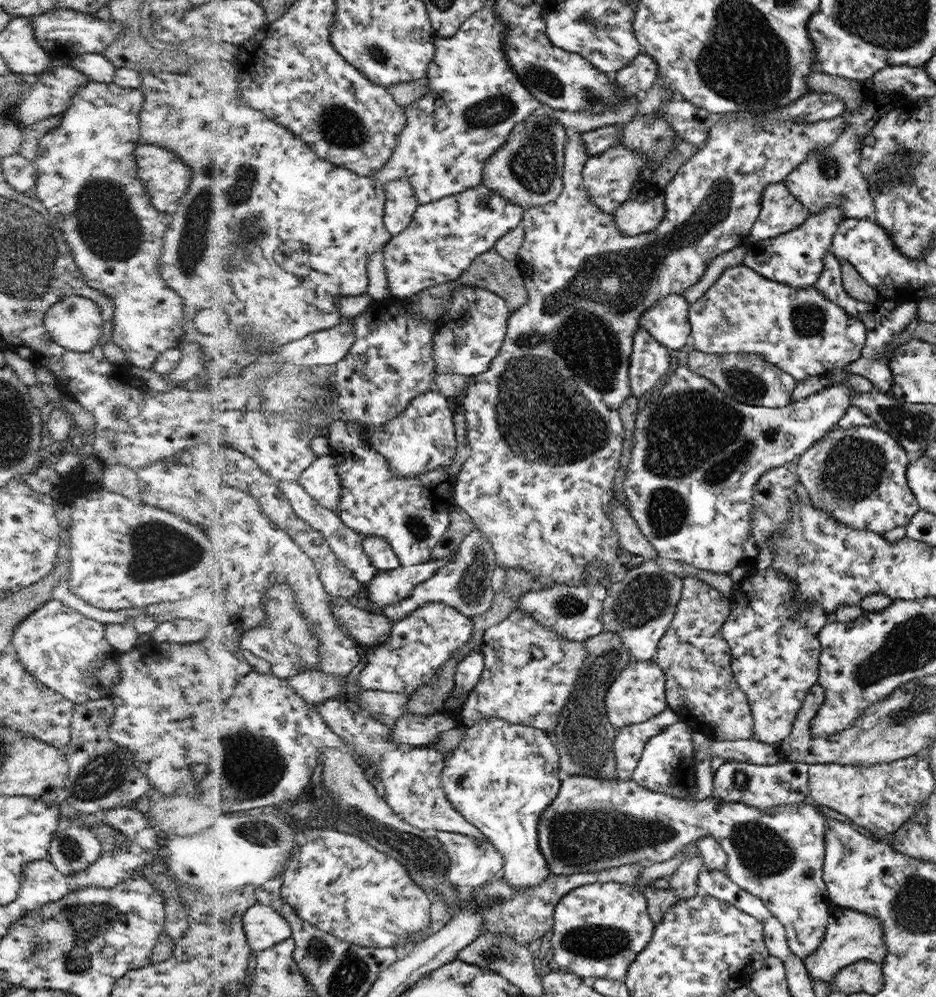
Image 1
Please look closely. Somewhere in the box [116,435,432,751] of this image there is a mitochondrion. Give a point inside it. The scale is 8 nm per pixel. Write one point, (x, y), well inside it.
(159, 549)

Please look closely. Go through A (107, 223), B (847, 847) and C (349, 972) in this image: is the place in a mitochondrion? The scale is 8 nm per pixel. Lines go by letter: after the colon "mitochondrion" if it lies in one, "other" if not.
A: mitochondrion
B: mitochondrion
C: mitochondrion

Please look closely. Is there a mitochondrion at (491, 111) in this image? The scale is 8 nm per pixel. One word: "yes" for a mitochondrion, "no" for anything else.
yes

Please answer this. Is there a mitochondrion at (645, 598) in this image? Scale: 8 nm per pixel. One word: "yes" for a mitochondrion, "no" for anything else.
yes

